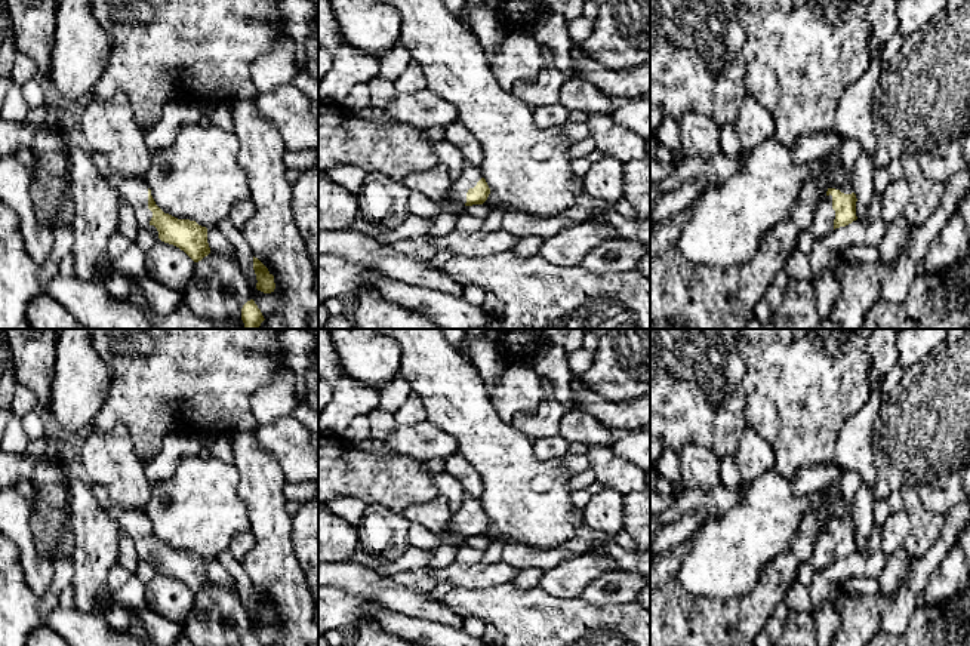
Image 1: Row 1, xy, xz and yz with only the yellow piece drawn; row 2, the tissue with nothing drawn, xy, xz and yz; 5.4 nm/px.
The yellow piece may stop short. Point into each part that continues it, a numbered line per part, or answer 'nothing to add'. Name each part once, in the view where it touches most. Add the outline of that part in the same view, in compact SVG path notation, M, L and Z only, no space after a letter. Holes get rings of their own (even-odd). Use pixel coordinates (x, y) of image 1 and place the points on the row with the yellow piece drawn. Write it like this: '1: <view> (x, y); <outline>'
1: xy (134, 190); M92 151L92 159L102 178L116 190L120 199L126 200L132 206L138 227L150 230L157 242L161 242L158 239L157 228L150 224L153 212L148 209L148 184L145 179L127 178L114 172L108 162L98 153Z

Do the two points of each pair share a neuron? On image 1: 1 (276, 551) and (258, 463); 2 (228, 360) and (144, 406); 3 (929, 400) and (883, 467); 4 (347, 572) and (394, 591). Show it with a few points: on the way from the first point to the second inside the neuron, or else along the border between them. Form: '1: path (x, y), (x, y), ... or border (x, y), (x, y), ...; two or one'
1: path (273, 529), (261, 485); one
2: path (208, 360), (165, 385); one
3: path (912, 417), (892, 437), (887, 451); one
4: path (359, 580), (382, 588); one

